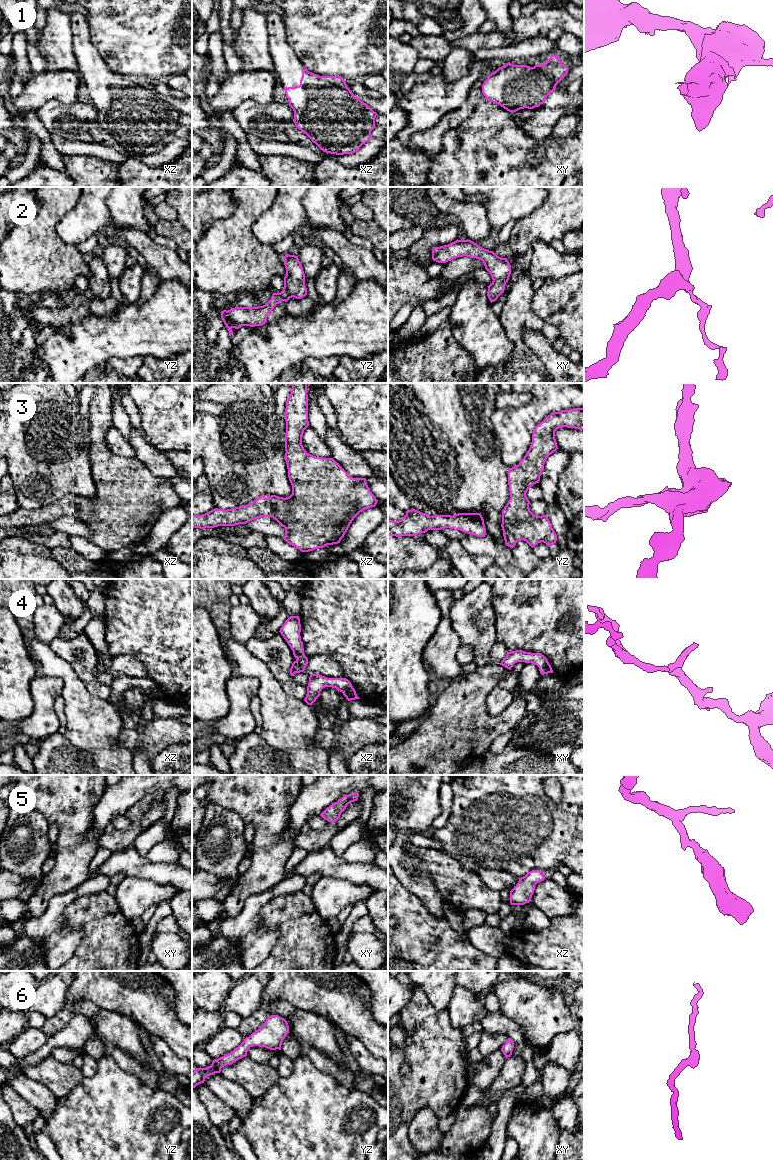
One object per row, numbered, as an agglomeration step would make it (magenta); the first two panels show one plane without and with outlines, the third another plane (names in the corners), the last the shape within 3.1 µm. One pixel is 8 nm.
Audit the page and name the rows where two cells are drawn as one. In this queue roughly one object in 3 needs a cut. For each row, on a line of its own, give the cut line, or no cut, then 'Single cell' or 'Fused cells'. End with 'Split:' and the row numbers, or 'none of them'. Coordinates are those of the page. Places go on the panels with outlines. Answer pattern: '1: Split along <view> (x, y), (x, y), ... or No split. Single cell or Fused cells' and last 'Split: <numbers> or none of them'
1: No split. Single cell
2: No split. Single cell
3: No split. Single cell
4: No split. Single cell
5: No split. Single cell
6: No split. Single cell
Split: none of them

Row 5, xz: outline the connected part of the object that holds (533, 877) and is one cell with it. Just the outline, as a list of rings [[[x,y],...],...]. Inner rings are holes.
[[[532,870],[525,876],[519,878],[516,886],[510,891],[511,905],[524,905],[531,901],[535,885],[545,880],[544,872]]]

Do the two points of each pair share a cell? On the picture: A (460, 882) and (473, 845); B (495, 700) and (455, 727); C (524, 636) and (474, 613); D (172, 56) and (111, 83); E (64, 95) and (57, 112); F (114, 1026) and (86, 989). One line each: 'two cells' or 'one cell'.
A: two cells
B: two cells
C: two cells
D: two cells
E: two cells
F: two cells

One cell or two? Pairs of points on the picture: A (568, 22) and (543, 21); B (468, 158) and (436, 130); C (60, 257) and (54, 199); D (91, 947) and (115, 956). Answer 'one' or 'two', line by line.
A: one
B: two
C: one
D: one

